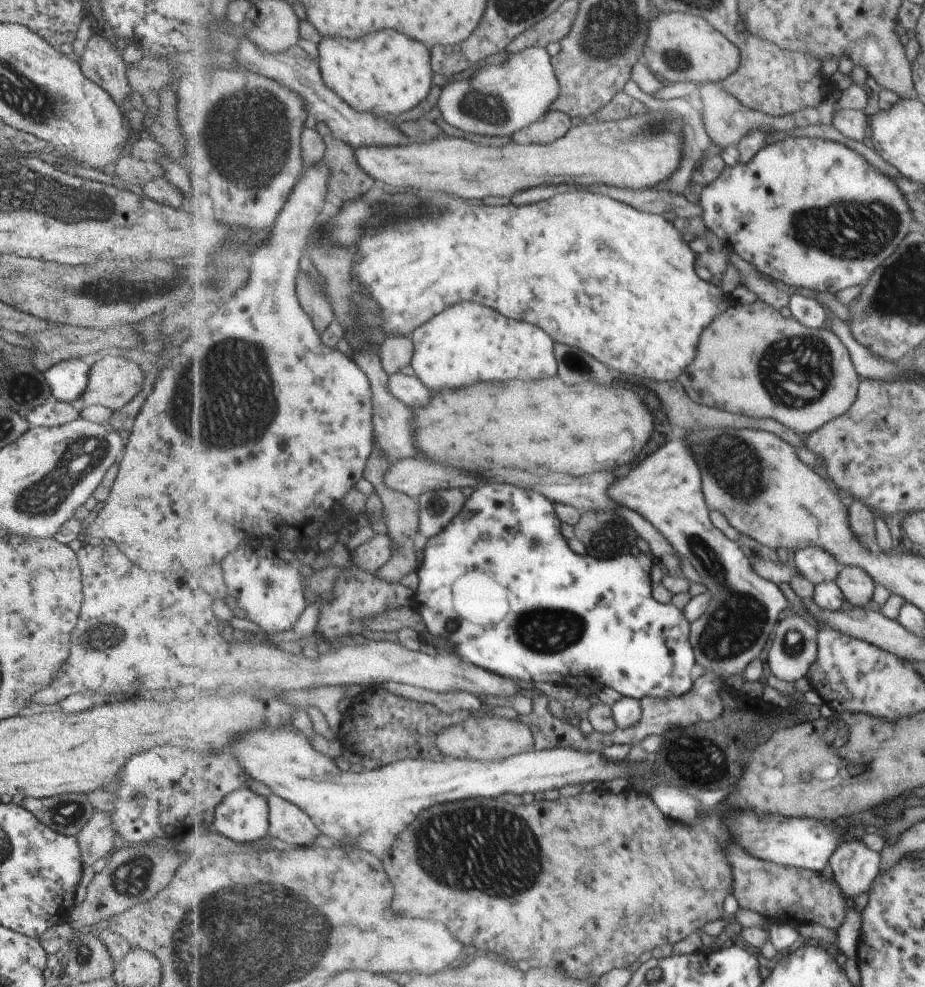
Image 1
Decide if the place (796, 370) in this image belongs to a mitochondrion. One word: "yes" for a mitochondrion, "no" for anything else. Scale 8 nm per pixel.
yes

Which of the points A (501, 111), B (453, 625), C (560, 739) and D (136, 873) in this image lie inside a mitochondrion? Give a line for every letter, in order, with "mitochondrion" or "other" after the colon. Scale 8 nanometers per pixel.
A: mitochondrion
B: other
C: other
D: mitochondrion

